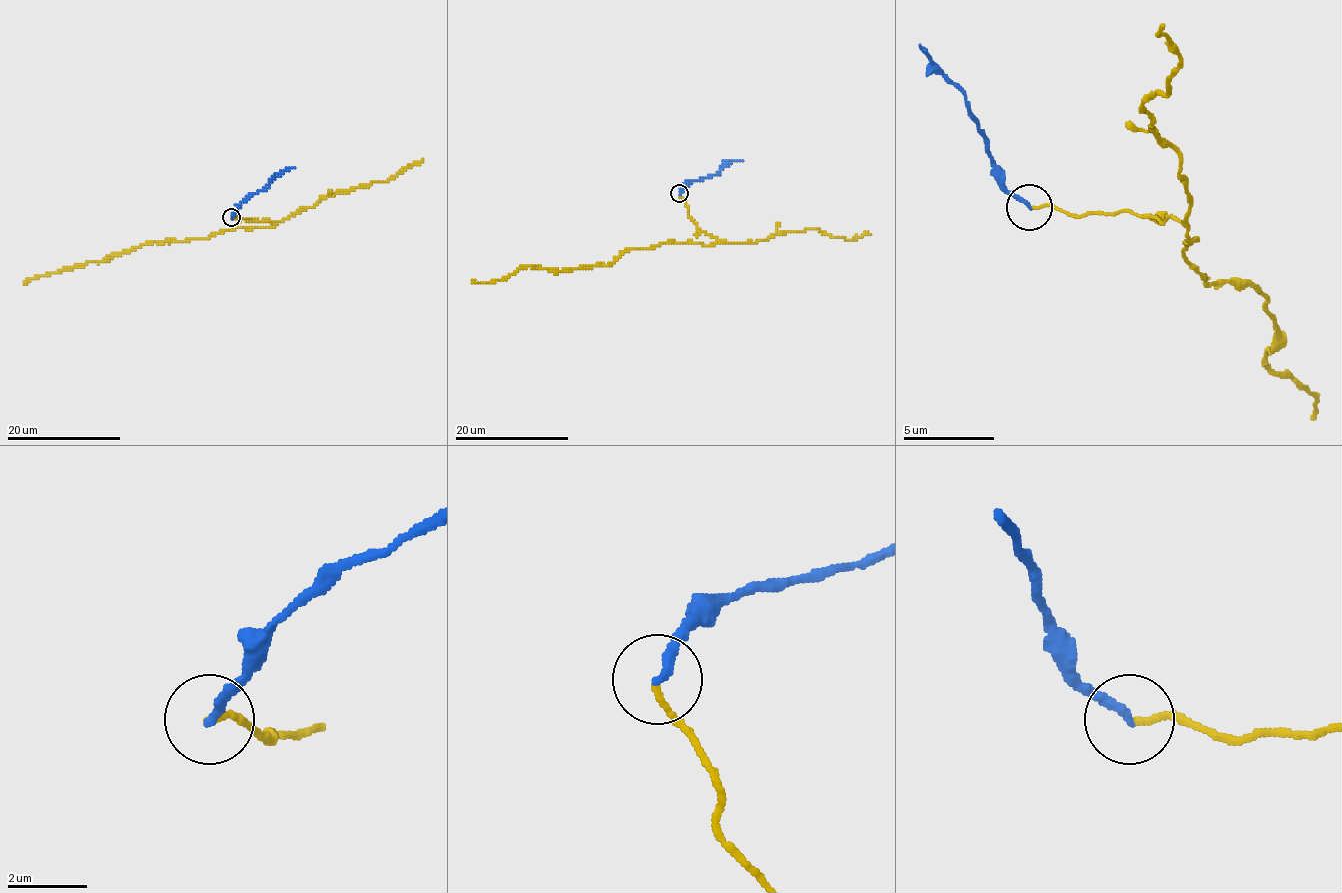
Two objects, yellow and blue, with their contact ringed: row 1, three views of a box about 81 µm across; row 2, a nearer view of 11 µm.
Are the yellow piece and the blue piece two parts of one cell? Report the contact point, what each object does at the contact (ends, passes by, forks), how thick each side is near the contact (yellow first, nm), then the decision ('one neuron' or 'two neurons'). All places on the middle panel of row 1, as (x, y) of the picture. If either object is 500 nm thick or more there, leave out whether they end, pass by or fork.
at (679, 193); yellow ends there; blue ends there; 150 nm thick on the yellow side, 240 nm on the other; two neurons

